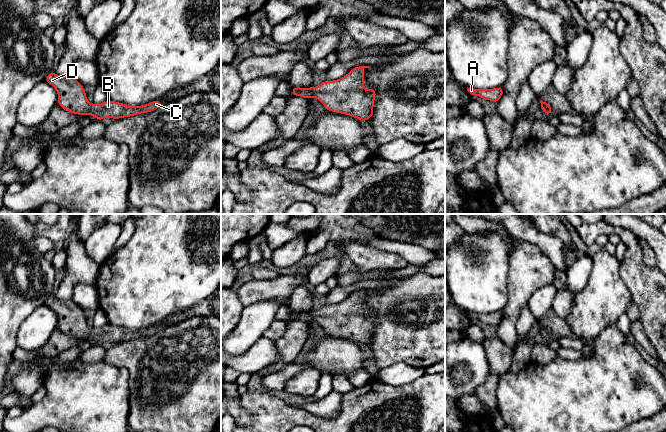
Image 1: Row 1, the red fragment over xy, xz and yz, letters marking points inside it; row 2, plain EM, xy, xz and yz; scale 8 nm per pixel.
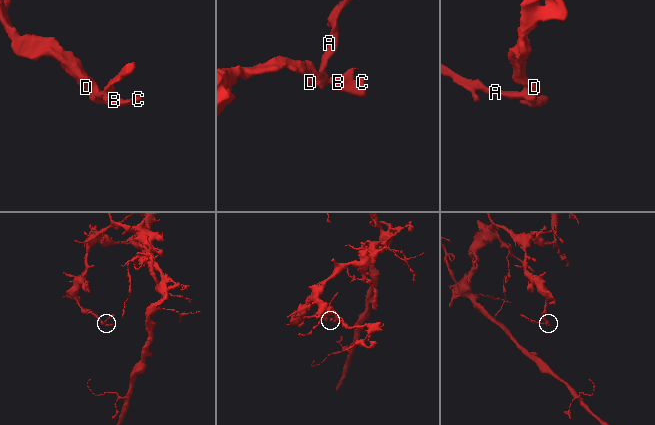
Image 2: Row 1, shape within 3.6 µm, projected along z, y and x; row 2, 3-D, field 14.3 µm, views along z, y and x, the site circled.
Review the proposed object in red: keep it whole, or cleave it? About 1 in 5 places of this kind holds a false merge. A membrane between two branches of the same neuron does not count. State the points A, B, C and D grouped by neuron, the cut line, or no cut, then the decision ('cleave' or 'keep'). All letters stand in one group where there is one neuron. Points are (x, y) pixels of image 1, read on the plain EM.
groups A B C D; cut none; keep

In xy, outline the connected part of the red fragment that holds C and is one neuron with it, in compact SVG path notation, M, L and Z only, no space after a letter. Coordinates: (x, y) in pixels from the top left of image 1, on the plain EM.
M53 295L46 300L45 305L56 313L58 329L61 332L77 339L93 339L98 344L135 340L140 337L152 336L162 330L159 323L136 331L111 324L102 328L90 328L84 311L72 299L58 300Z

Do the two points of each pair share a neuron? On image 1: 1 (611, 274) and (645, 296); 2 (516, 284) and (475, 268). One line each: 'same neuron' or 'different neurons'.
1: different neurons
2: different neurons

